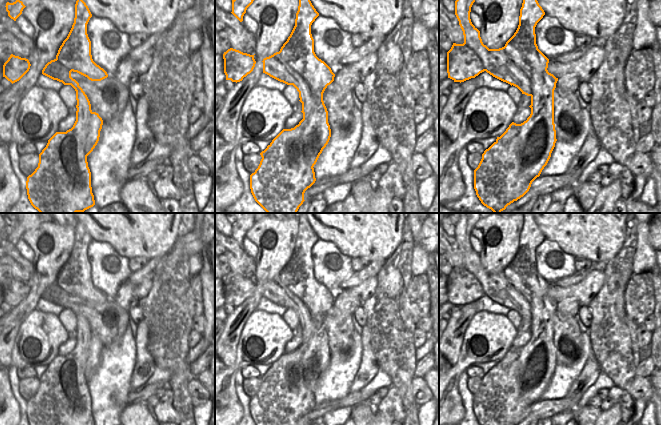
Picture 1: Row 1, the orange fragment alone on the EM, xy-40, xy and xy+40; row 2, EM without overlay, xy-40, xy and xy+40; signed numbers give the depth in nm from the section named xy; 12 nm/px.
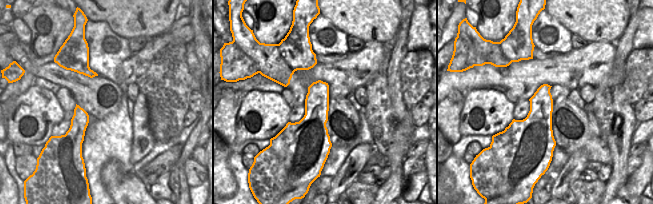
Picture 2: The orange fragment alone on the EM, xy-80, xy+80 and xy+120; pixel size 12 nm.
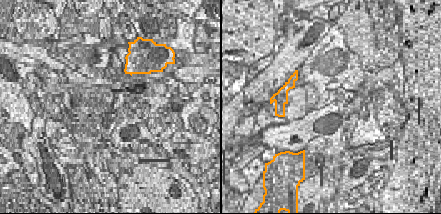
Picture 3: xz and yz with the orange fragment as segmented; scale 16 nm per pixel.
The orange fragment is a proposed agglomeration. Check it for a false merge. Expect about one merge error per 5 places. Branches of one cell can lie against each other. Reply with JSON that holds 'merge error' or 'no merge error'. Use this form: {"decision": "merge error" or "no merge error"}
{"decision": "merge error"}

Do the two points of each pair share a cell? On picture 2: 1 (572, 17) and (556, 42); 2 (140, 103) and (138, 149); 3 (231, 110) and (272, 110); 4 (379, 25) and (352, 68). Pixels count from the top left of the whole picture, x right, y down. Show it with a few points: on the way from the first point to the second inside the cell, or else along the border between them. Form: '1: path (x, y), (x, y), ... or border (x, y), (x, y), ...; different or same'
1: border (547, 13), (555, 17), (572, 33); different
2: path (140, 114), (139, 138); same
3: border (247, 92), (237, 114), (235, 133); different
4: border (365, 42), (382, 43); different

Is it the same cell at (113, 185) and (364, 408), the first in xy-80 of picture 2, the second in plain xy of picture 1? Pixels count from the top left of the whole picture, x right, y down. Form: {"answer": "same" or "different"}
{"answer": "same"}

